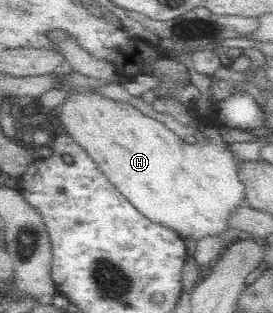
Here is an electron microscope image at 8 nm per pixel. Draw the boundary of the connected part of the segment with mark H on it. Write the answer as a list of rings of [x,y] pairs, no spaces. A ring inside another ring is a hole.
[[[70,88],[71,94],[63,101],[59,107],[56,107],[58,113],[60,113],[60,121],[66,129],[66,133],[84,148],[84,151],[92,157],[97,163],[98,169],[108,178],[108,181],[142,214],[142,216],[148,218],[153,223],[158,223],[167,229],[172,229],[175,233],[180,235],[180,238],[184,241],[186,239],[194,239],[200,241],[204,237],[210,237],[210,235],[224,235],[226,231],[230,231],[228,226],[228,218],[237,210],[237,207],[245,205],[245,187],[239,178],[239,162],[232,157],[232,153],[226,148],[226,141],[222,140],[218,127],[210,126],[211,121],[205,123],[203,128],[202,141],[196,141],[193,144],[187,144],[182,138],[174,134],[164,124],[149,118],[142,114],[137,108],[128,105],[128,103],[113,101],[112,99],[103,97],[98,93],[93,93],[90,88]],[[209,135],[212,137],[212,141],[206,143],[204,137]]]

